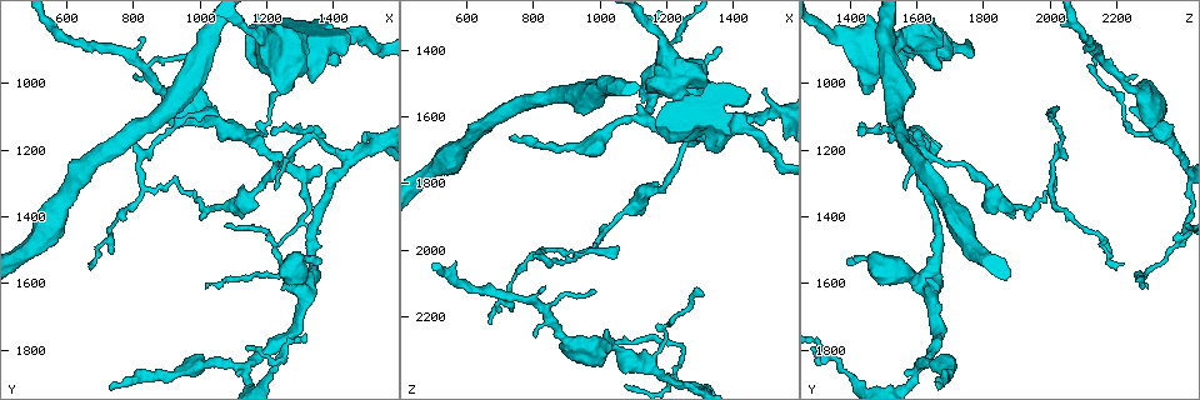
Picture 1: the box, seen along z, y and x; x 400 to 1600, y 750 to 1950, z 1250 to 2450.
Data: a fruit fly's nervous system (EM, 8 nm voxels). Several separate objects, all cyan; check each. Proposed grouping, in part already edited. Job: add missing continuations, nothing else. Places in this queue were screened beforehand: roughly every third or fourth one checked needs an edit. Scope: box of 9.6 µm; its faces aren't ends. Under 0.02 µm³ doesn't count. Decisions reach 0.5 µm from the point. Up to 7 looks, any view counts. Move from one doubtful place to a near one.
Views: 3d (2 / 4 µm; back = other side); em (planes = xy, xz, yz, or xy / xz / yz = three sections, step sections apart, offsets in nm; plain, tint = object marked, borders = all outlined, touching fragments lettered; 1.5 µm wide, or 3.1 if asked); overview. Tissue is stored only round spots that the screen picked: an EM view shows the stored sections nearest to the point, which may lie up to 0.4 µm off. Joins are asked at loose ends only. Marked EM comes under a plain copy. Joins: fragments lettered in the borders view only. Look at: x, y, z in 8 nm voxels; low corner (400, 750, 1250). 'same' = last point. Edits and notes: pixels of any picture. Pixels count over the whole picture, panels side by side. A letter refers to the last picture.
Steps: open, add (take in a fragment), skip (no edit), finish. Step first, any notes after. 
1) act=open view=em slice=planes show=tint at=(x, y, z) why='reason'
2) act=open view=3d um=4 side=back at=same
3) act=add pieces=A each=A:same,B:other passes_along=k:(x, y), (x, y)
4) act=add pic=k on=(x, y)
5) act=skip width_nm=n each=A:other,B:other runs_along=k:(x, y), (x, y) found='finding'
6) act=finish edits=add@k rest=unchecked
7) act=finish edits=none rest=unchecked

act=open view=em slice=yz step=8 show=borders at=(910, 1120, 2280) why='thick end'

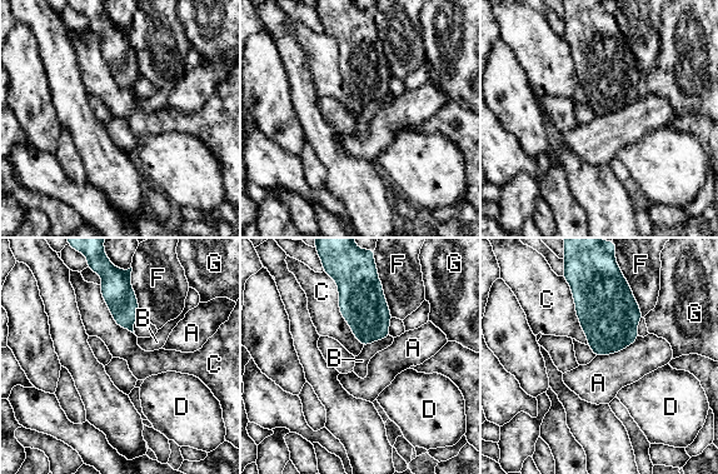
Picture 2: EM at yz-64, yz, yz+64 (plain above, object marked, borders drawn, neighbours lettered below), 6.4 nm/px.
act=skip longest_contact=C:500nm each=A:other,B:other,C:other,D:other,F:other,G:other border=2:(638, 335), (624, 348), (596, 357) found='none of them fits'

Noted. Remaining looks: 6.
act=open view=3d um=2 at=(1010, 1620, 2280) why='long arm stops here'

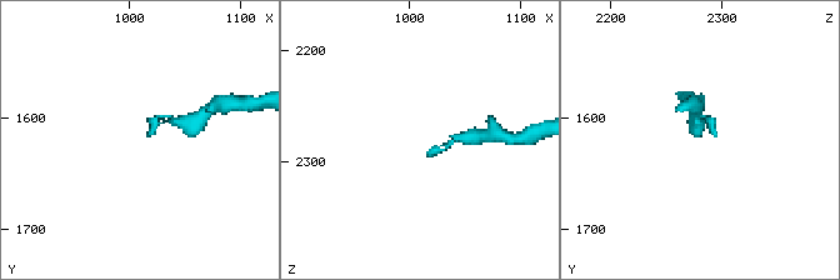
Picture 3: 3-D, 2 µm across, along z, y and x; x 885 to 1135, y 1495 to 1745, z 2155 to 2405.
act=open view=em slice=planes show=borders at=(1020, 1618, 2290)

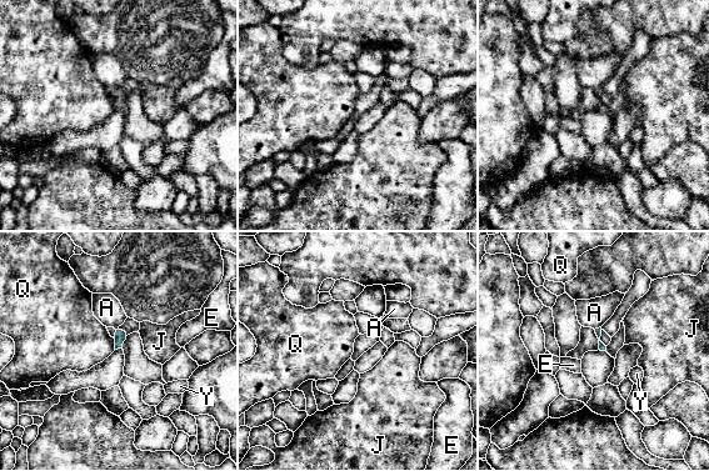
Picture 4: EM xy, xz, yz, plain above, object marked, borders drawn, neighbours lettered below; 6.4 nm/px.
act=skip longest_contact=Q:130nm each=A:other,E:other,J:other,Q:other,Y:other border=4:(594, 330), (599, 349) found='none of them fits'

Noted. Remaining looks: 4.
act=open view=em slice=planes show=borders at=(1420, 840, 1570) why='thick end'

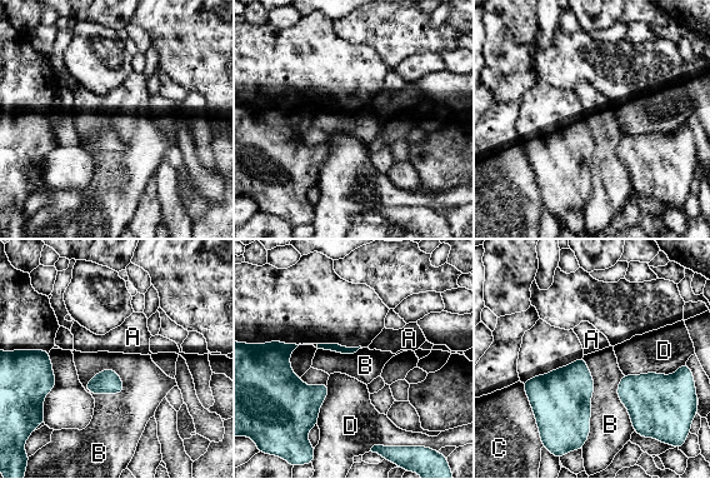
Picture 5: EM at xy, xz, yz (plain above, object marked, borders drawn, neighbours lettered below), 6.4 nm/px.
act=skip each=A:other,B:other,C:other,D:other border=5:(124, 383), (119, 393), (85, 389) found='none of them fits'

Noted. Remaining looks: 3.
act=finish edits=none rest=unchecked

